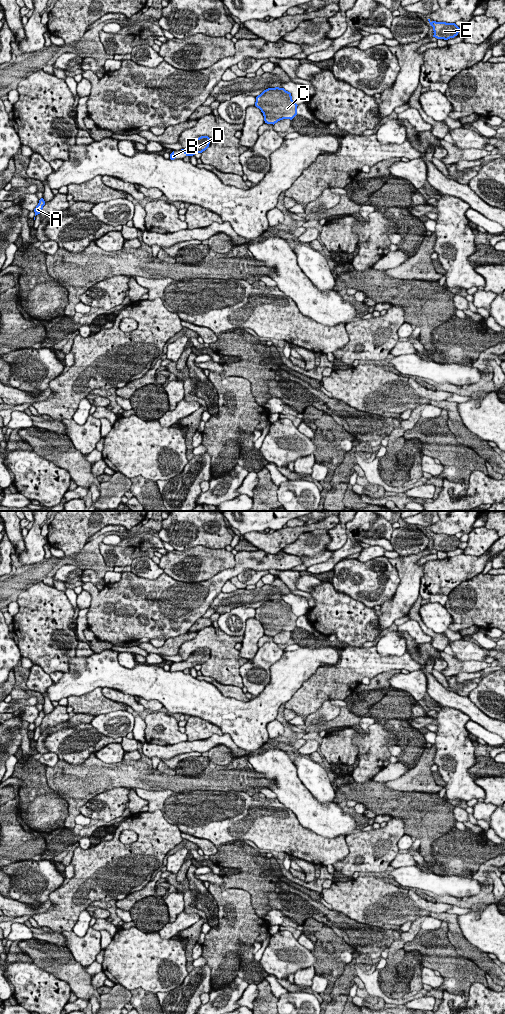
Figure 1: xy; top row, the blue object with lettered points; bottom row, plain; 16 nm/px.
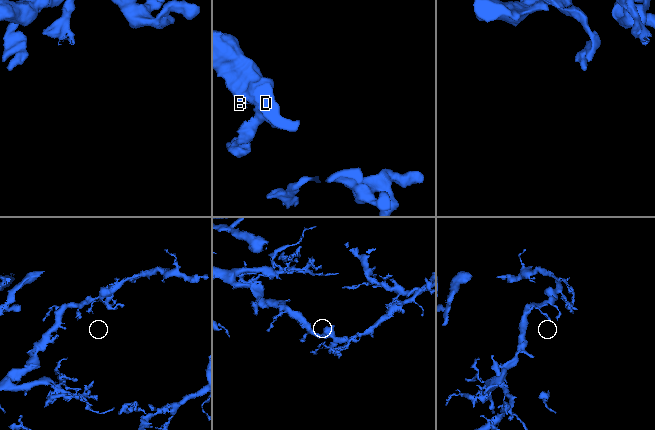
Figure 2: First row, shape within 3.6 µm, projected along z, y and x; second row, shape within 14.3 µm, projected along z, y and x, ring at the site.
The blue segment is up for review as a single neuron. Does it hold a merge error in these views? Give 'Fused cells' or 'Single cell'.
Single cell

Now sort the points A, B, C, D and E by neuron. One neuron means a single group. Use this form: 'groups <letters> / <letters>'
groups A B C D E

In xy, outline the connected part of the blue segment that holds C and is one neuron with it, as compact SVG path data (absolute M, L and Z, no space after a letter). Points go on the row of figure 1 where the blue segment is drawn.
M268 88L256 97L255 106L261 110L267 124L283 119L292 120L297 115L297 104L284 88Z

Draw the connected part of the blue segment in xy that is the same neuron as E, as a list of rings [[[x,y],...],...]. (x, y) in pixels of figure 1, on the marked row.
[[[428,19],[430,25],[433,27],[433,37],[437,39],[448,40],[450,38],[454,38],[460,32],[460,28],[455,23],[446,23],[446,22],[436,22],[430,21]]]

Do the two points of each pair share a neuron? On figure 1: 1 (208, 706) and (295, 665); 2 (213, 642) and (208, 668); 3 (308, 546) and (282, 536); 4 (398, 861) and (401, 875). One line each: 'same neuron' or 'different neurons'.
1: same neuron
2: same neuron
3: different neurons
4: different neurons

